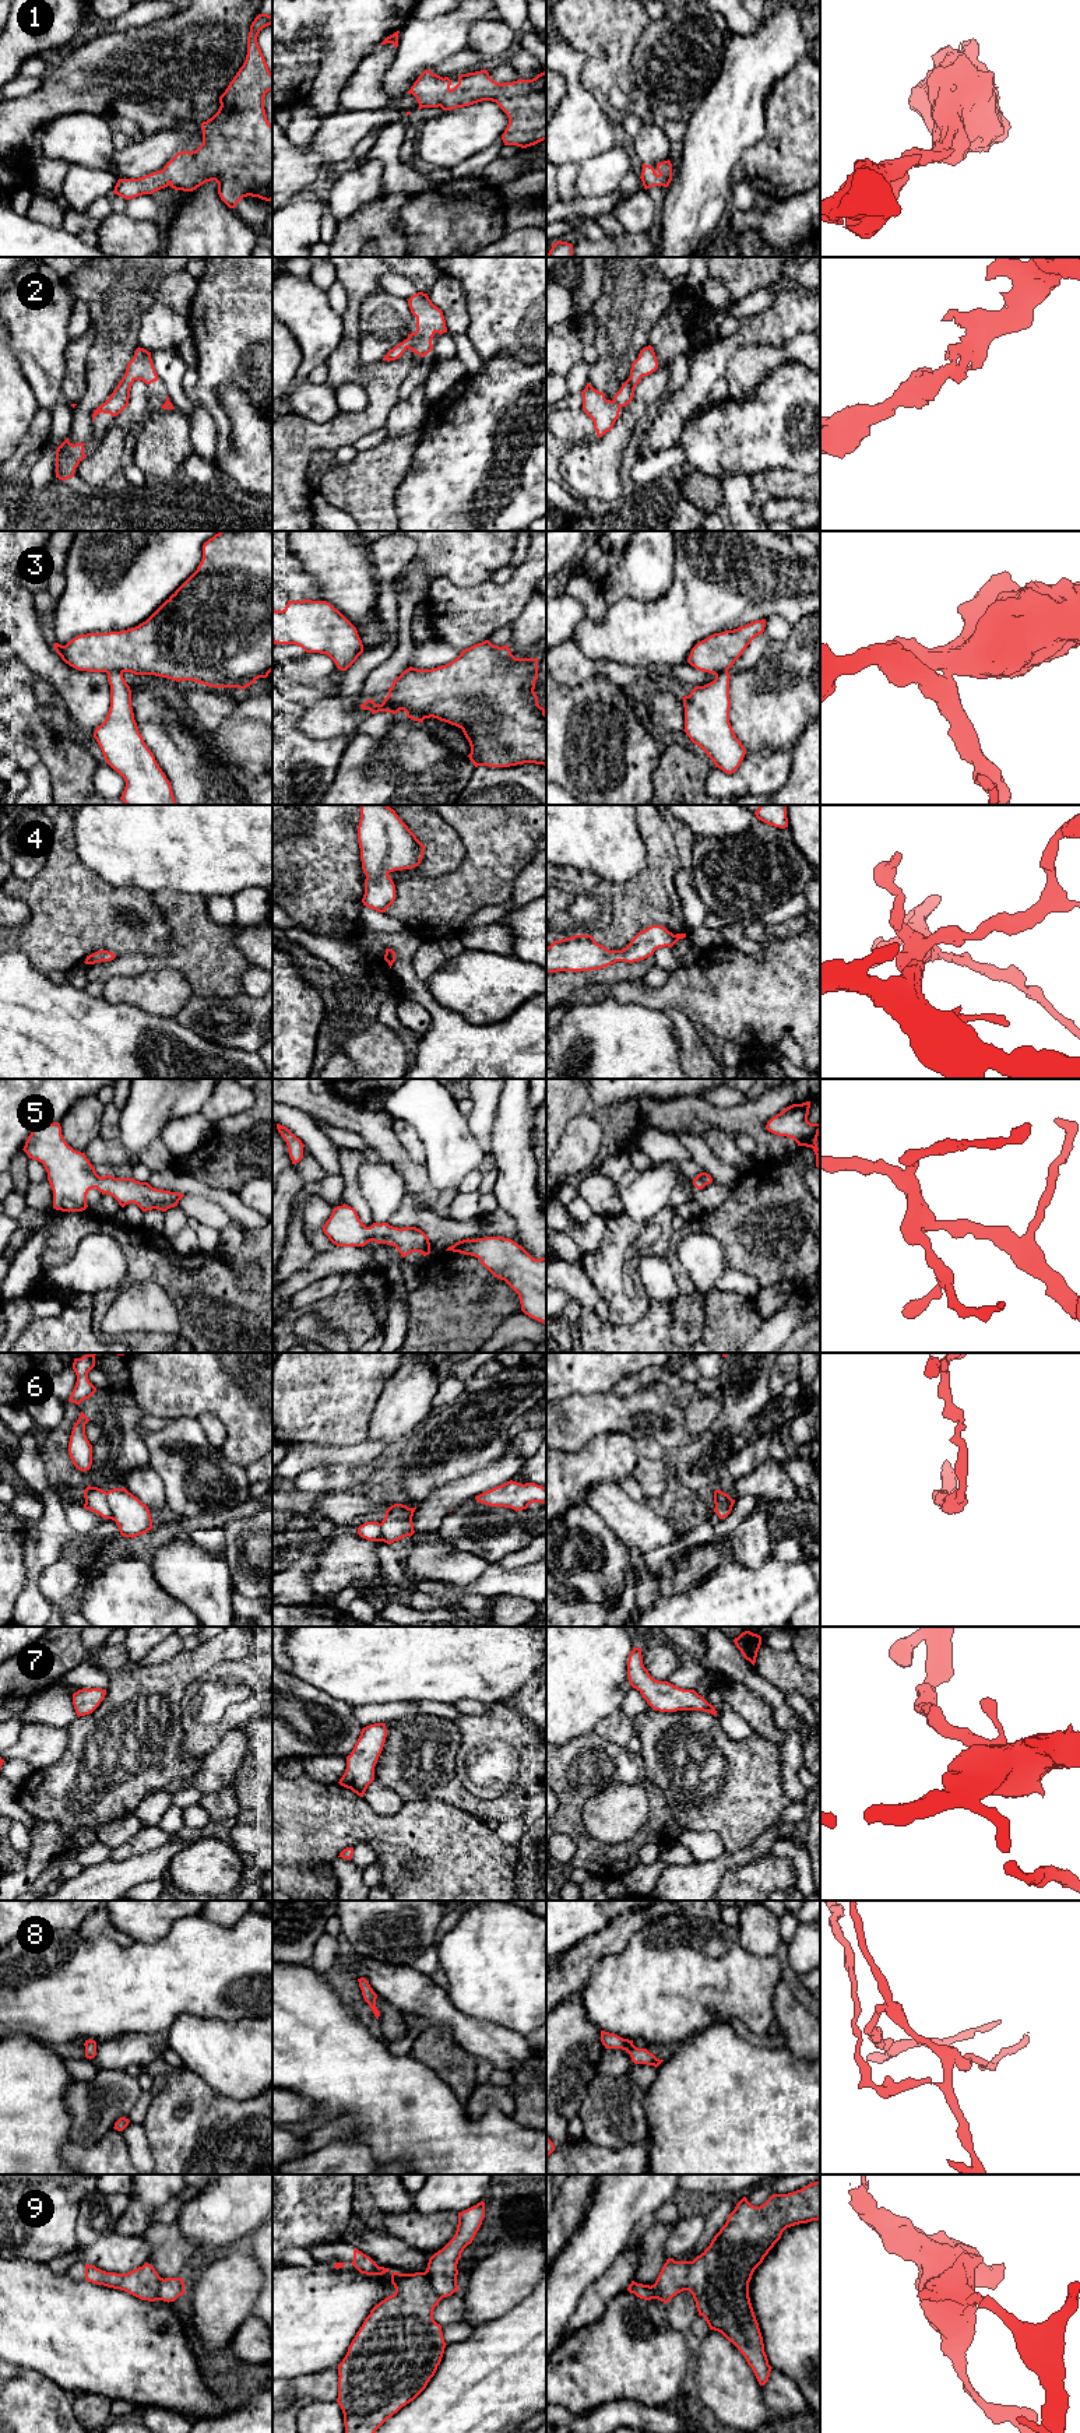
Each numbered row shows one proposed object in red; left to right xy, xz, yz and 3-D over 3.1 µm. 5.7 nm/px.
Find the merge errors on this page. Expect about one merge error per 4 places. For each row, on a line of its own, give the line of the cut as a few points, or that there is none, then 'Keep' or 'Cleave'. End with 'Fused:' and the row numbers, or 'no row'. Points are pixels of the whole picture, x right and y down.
1: No split. Keep
2: No split. Keep
3: Split along xy (122, 672), (112, 671), (108, 674). Cleave
4: No split. Keep
5: No split. Keep
6: Split along xy (105, 1493), (112, 1518). Cleave
7: No split. Keep
8: No split. Keep
9: Split along xz (424, 2272), (431, 2279), (431, 2286), (442, 2298). Cleave
Fused: 3, 6, 9

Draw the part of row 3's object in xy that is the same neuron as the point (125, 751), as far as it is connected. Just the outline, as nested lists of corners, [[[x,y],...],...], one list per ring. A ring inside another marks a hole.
[[[112,671],[108,674],[110,685],[110,707],[105,721],[96,727],[96,739],[106,763],[116,770],[126,781],[120,799],[126,805],[176,805],[172,785],[155,760],[155,756],[145,745],[131,707],[131,690],[123,674]]]

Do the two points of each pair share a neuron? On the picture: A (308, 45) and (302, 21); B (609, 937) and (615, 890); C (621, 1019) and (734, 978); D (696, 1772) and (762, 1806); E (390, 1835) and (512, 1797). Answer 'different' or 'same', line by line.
A: different
B: same
C: different
D: same
E: different

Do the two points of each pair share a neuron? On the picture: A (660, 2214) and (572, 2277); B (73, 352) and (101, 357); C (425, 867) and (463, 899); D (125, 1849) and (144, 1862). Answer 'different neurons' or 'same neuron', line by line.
A: different neurons
B: different neurons
C: different neurons
D: different neurons

